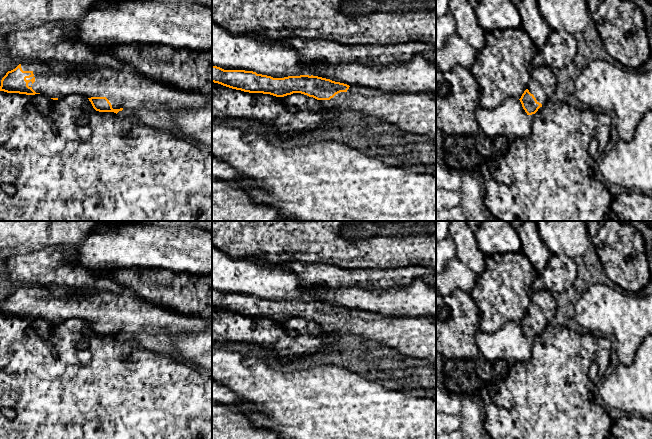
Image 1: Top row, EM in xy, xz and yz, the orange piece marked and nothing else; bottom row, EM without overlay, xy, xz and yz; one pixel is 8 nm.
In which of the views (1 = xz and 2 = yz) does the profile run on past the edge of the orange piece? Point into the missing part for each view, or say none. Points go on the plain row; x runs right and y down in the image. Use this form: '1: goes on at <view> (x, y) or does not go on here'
1: goes on at xz (414, 336)
2: goes on at yz (542, 308)

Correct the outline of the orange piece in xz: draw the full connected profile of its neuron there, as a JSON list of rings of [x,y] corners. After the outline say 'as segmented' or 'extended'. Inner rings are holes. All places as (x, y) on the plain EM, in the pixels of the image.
[[[212,290],[212,306],[276,321],[301,317],[317,323],[323,333],[361,336],[402,354],[436,363],[436,323],[425,317],[388,317],[313,299],[273,302],[253,295],[224,294],[217,290]]]; extended

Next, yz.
[[[549,291],[531,293],[528,311],[519,323],[527,339],[535,338],[547,325],[555,323],[556,307],[555,297]]]; extended

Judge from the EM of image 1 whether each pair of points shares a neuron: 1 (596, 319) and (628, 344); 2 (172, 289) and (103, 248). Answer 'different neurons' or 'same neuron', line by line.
1: same neuron
2: different neurons

